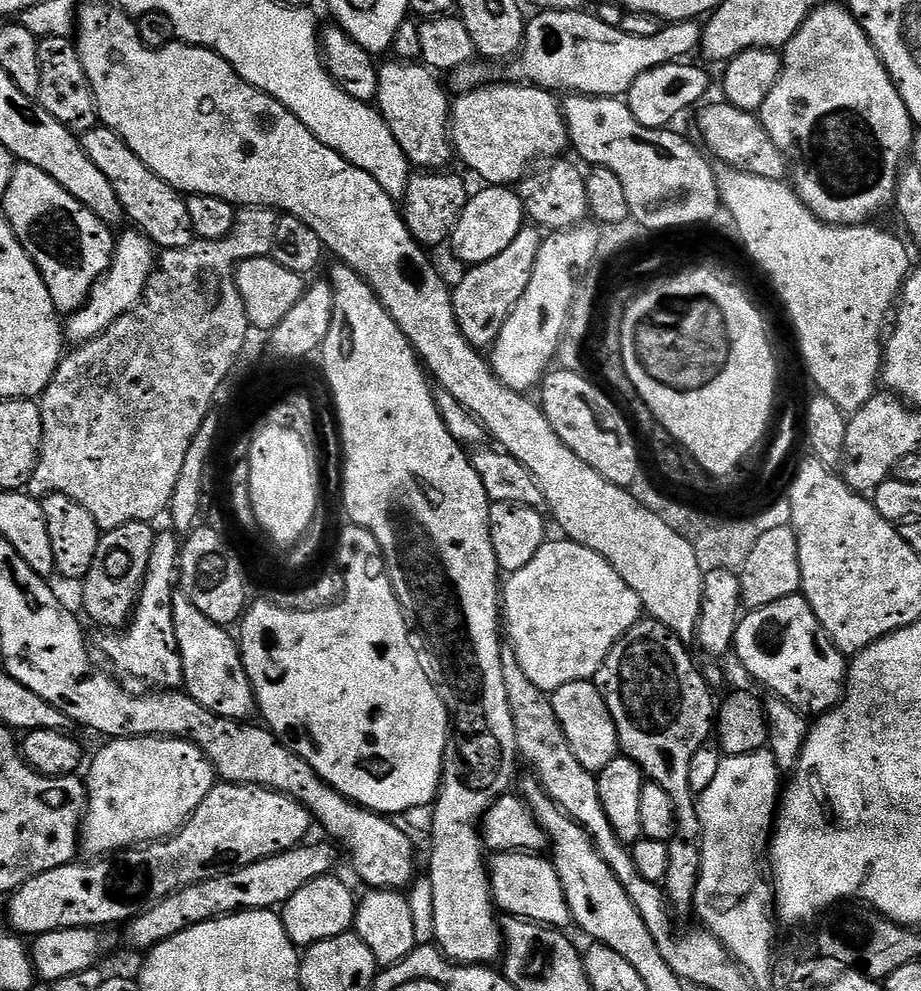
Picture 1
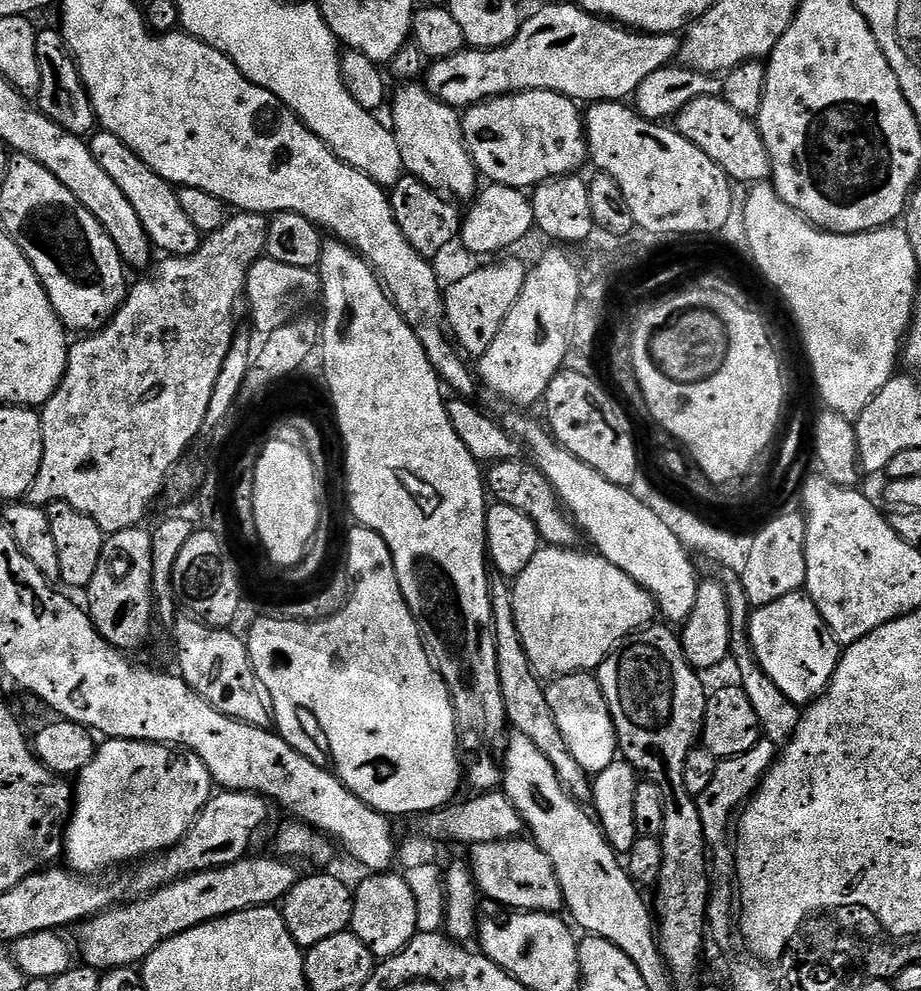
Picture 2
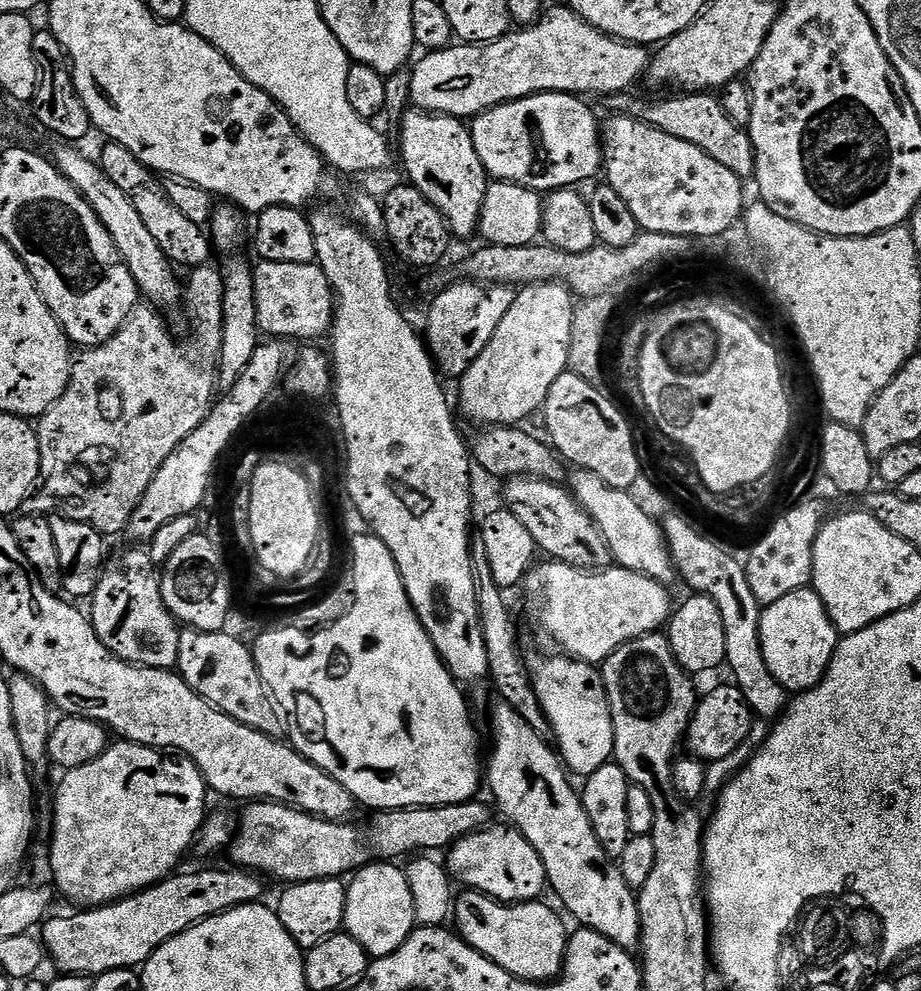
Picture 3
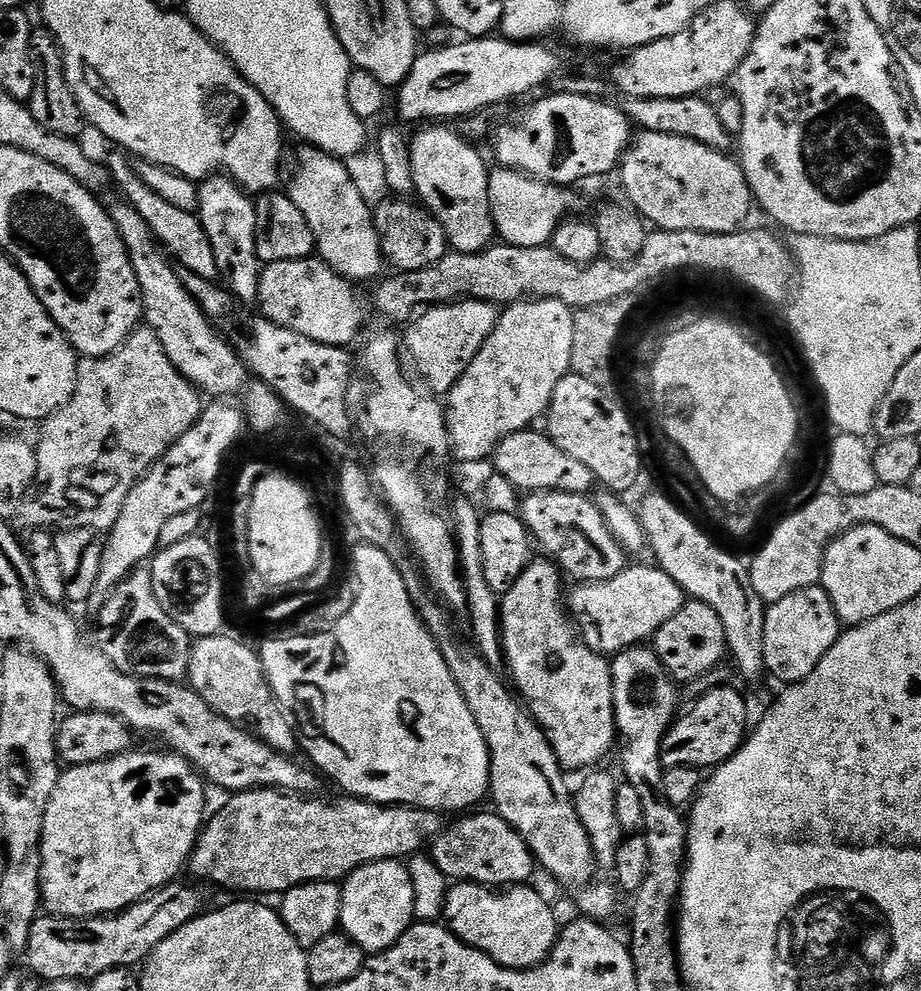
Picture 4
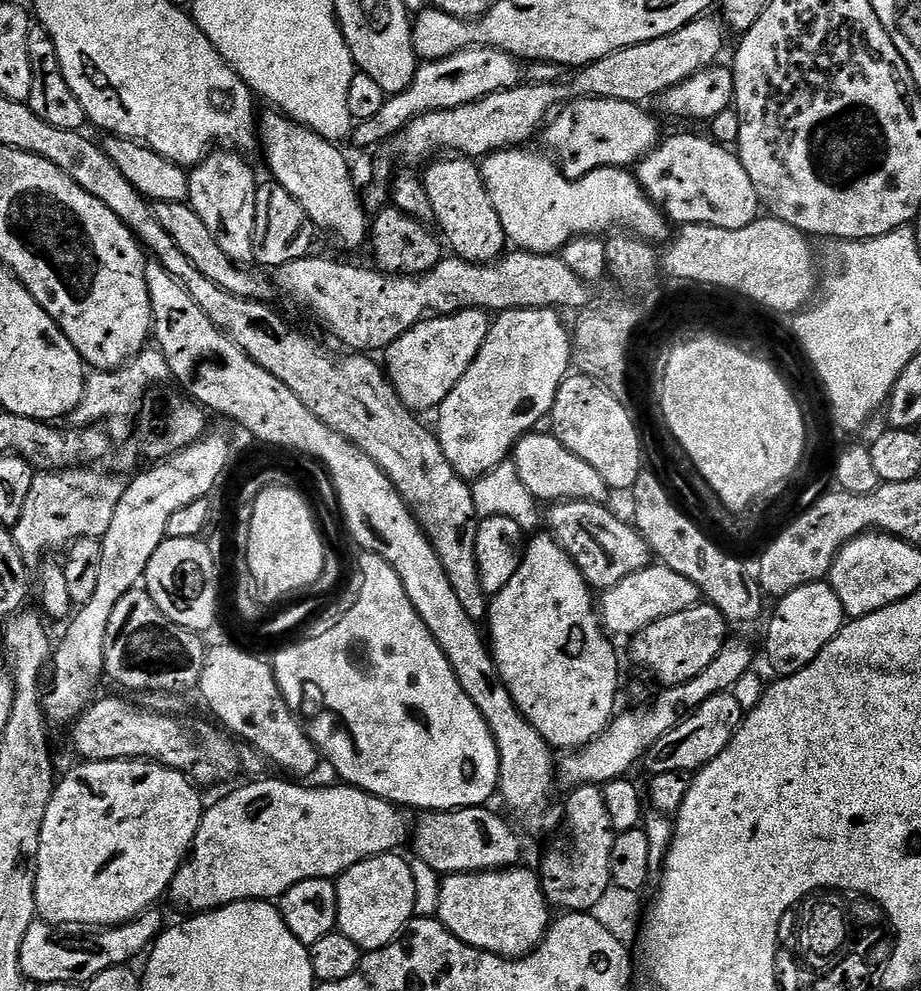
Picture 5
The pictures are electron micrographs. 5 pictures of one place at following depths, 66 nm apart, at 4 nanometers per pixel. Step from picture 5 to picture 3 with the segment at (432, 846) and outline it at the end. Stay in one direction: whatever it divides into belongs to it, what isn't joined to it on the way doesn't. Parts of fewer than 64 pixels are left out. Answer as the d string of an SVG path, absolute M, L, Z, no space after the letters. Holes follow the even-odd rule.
M489 826L471 832L447 849L446 867L453 881L461 880L465 889L480 892L504 904L524 904L527 900L540 900L548 888L546 866L538 858L538 850L526 842L522 833L511 826Z

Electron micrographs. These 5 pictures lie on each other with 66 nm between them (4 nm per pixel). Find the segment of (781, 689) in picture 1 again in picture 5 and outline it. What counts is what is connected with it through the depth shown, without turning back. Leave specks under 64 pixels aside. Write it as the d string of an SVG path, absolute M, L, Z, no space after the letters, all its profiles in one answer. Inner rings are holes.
M819 580L806 586L798 586L775 601L776 609L768 620L768 637L764 648L768 651L768 664L777 677L789 676L802 670L837 636L846 623L844 607L838 602L832 585Z

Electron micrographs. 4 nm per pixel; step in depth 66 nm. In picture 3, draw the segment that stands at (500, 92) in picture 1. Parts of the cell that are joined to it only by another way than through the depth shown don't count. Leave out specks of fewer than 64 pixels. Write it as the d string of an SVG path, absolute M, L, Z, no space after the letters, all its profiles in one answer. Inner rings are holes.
M537 92L534 96L527 96L521 100L512 100L508 104L500 104L492 108L489 112L482 112L471 121L470 131L474 138L474 150L478 150L478 158L482 158L482 166L488 171L489 177L496 182L507 182L517 184L523 188L529 188L531 192L547 194L555 192L557 188L576 188L583 180L588 180L591 176L601 175L604 162L604 149L602 147L602 124L596 121L596 116L592 113L592 108L587 104L587 99L570 92Z

